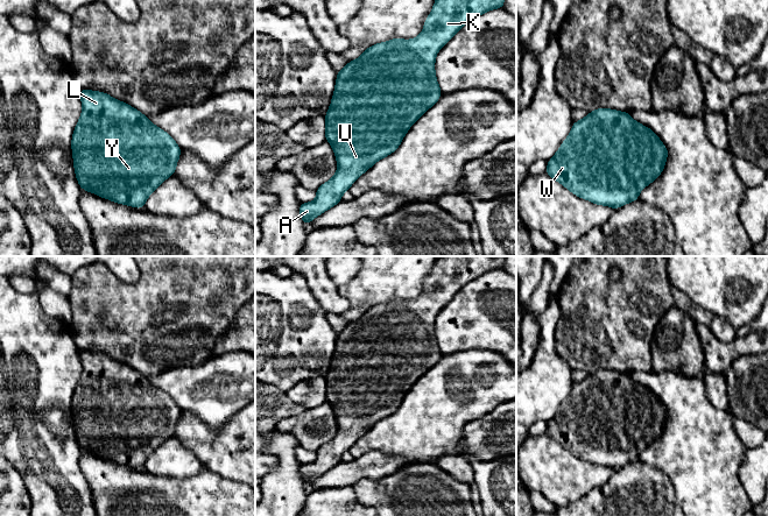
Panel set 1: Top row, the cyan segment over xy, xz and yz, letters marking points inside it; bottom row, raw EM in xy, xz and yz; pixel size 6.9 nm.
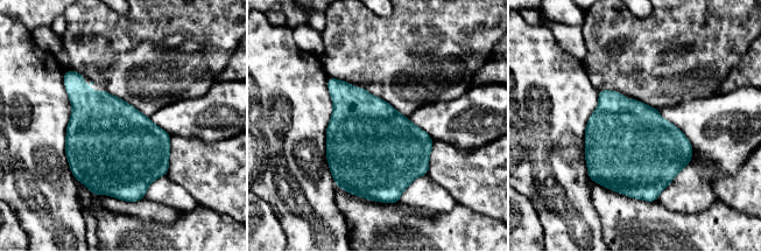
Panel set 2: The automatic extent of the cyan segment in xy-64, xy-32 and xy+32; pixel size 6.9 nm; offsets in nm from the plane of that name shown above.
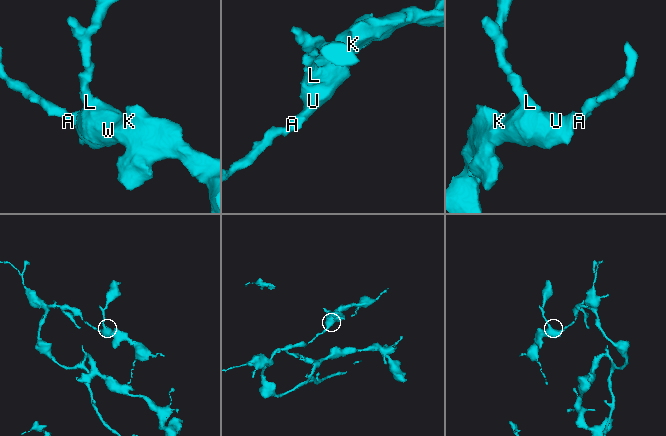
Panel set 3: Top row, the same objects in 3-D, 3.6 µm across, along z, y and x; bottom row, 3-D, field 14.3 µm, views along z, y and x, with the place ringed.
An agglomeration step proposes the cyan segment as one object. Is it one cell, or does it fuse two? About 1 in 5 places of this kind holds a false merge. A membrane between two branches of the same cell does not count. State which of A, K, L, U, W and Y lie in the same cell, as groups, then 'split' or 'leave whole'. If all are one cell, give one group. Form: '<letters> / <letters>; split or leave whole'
A K L U W Y; leave whole

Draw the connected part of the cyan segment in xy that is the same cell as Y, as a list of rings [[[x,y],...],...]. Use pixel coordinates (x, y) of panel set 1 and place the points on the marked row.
[[[79,89],[79,96],[83,113],[73,130],[71,147],[76,177],[82,190],[90,191],[118,204],[143,208],[149,195],[164,179],[176,172],[176,163],[182,150],[168,133],[154,126],[149,118],[132,106],[113,99],[104,92]]]

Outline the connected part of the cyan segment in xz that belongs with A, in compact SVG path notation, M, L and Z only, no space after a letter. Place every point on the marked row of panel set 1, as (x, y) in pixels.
M436 0L417 38L376 43L337 72L334 93L325 114L325 140L333 148L338 170L316 190L315 202L300 205L305 225L338 204L341 195L375 162L394 153L411 125L438 101L442 91L435 76L435 57L439 49L464 24L503 5L505 0Z

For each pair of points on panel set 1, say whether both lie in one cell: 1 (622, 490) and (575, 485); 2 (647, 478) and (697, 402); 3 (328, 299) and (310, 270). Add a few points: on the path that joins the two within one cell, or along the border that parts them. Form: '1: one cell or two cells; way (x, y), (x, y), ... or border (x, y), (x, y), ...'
1: two cells; border (613, 471), (603, 485), (593, 488), (573, 502)
2: two cells; border (638, 460), (660, 469), (673, 487)
3: one cell; way (326, 292), (315, 277)

